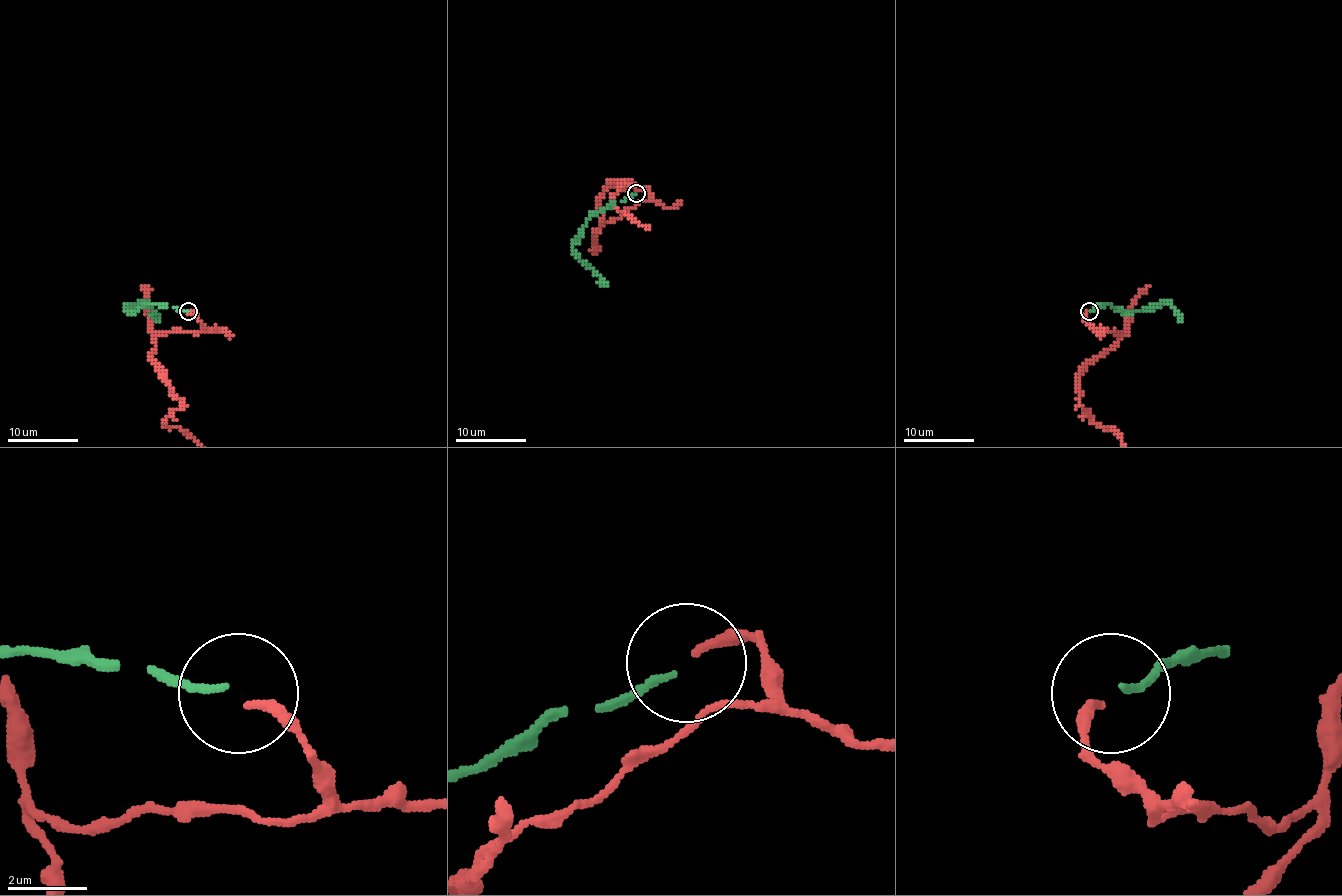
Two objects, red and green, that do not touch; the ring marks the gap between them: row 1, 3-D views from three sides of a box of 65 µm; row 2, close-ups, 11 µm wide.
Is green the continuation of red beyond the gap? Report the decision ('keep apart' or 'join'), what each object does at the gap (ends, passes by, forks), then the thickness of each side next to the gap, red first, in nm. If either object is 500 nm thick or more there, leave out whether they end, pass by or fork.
keep apart | red ends | green ends | 240/160 nm

